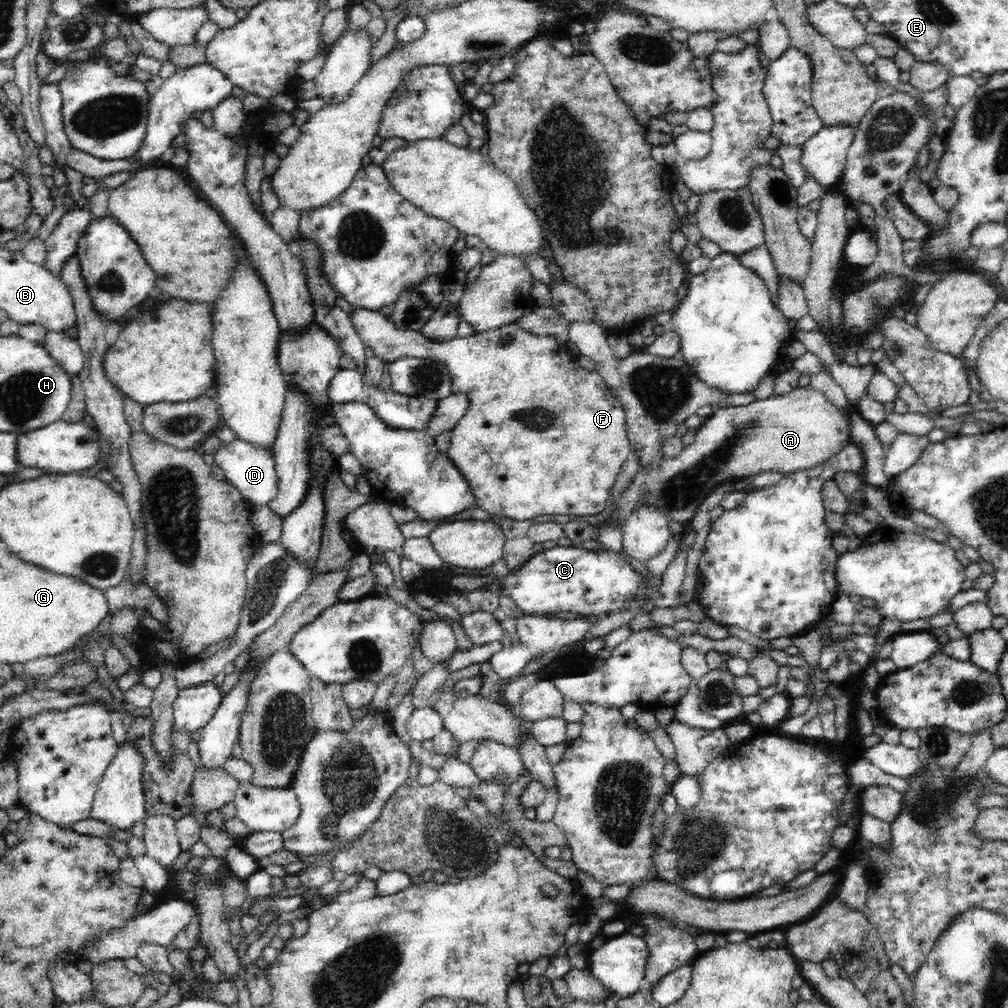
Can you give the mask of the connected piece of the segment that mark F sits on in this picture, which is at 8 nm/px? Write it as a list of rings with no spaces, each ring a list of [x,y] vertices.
[[[351,306],[349,309],[352,310],[351,321],[354,328],[358,330],[360,339],[362,339],[364,346],[372,348],[375,356],[388,364],[400,356],[416,356],[428,358],[432,361],[442,361],[446,363],[449,375],[452,377],[452,394],[468,395],[468,410],[464,412],[464,416],[451,429],[451,444],[446,455],[460,470],[460,474],[464,475],[464,479],[468,481],[468,486],[476,497],[476,506],[490,515],[494,514],[514,520],[533,519],[535,521],[542,518],[551,519],[556,514],[562,514],[562,516],[568,516],[569,514],[572,514],[572,516],[590,516],[590,514],[598,514],[606,508],[606,501],[610,496],[614,481],[620,468],[622,468],[622,464],[626,462],[626,458],[631,452],[625,424],[625,412],[616,402],[615,397],[611,395],[603,376],[600,376],[600,373],[596,372],[595,369],[588,371],[578,365],[577,354],[572,356],[568,350],[562,350],[558,340],[552,336],[535,336],[517,326],[516,323],[504,324],[505,326],[501,328],[477,333],[468,336],[468,338],[457,337],[448,341],[428,341],[419,331],[402,331],[396,328],[392,319],[383,316],[380,311],[369,311],[366,308],[356,306]]]

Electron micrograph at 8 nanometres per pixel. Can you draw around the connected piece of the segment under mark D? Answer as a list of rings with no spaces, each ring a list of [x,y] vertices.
[[[240,439],[221,443],[213,454],[215,464],[224,471],[225,480],[236,487],[250,503],[257,505],[267,505],[276,498],[278,492],[278,477],[273,456],[272,450],[254,446]]]

